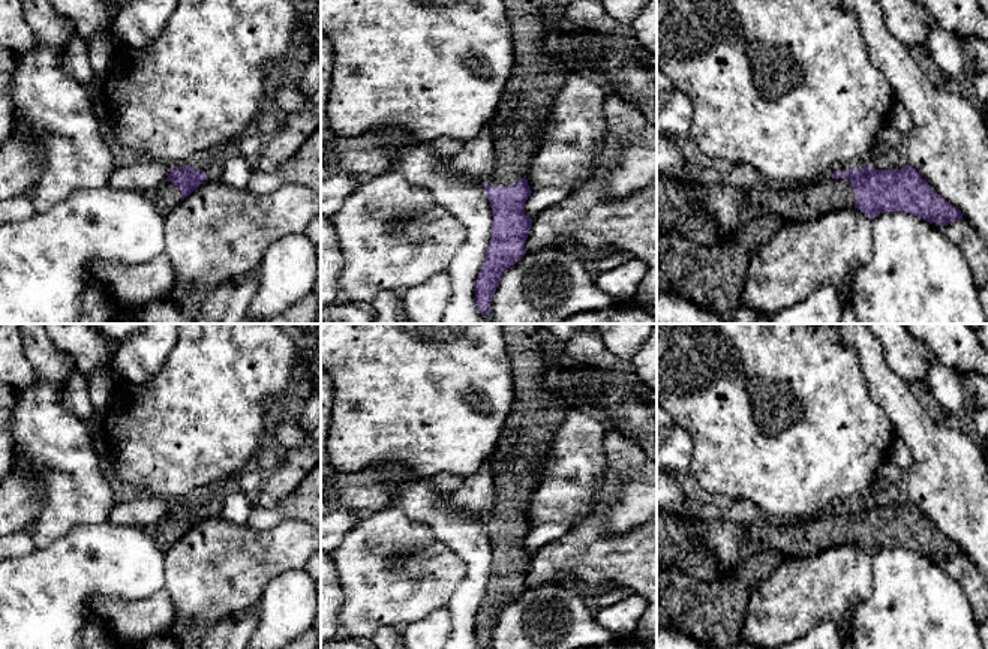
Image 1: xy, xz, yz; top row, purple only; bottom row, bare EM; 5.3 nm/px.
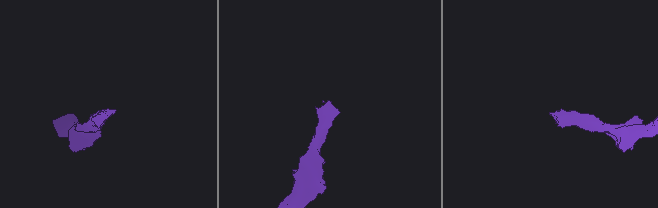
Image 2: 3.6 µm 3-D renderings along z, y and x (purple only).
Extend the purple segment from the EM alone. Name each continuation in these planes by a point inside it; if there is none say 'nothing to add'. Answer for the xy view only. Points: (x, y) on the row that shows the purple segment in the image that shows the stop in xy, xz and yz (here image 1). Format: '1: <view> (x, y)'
1: xy (167, 195)

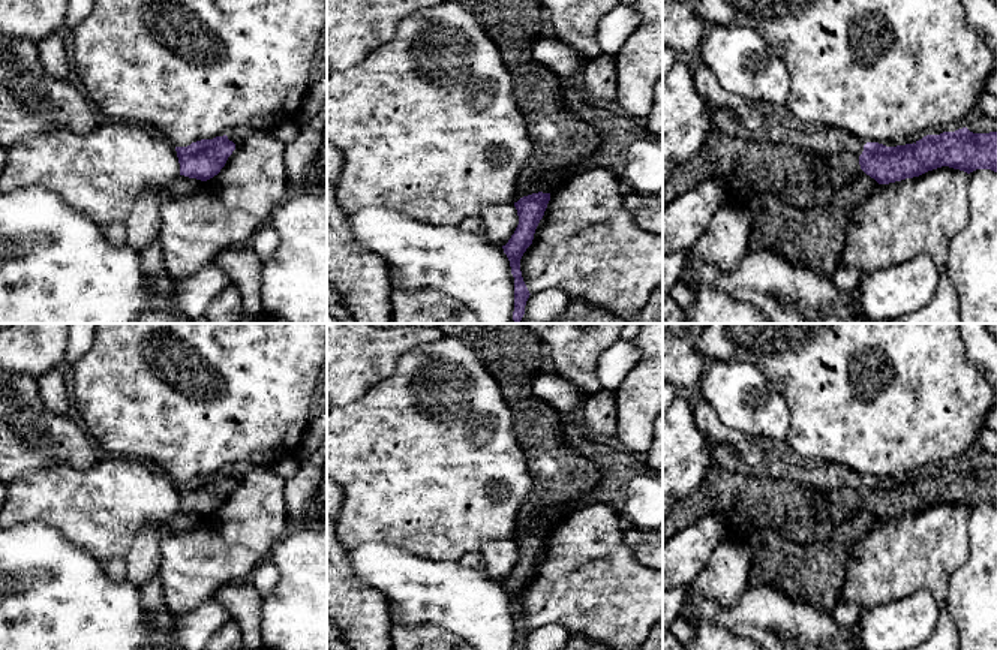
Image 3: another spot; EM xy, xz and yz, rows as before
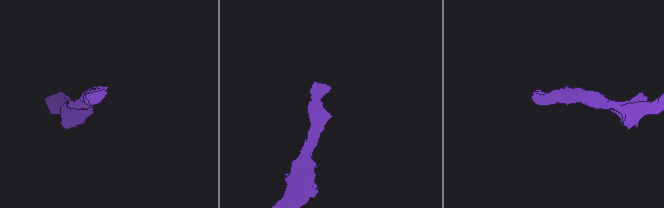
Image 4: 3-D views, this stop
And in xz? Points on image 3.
1: xz (513, 26)

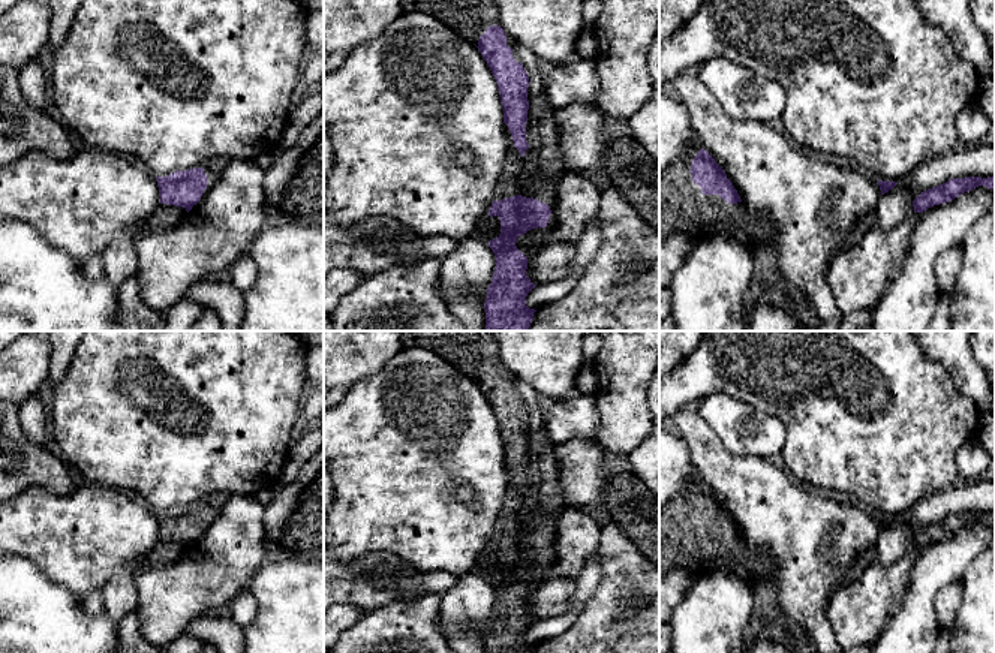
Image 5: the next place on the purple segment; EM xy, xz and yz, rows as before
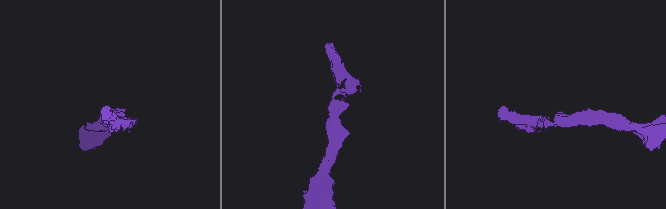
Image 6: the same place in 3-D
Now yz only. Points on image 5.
1: yz (684, 208)

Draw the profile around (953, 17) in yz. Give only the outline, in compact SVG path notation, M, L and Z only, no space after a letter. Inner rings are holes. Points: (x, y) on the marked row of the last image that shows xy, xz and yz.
M916 0L925 19L949 34L956 52L970 61L980 76L995 78L995 52L991 48L991 37L980 31L970 12L970 0Z

